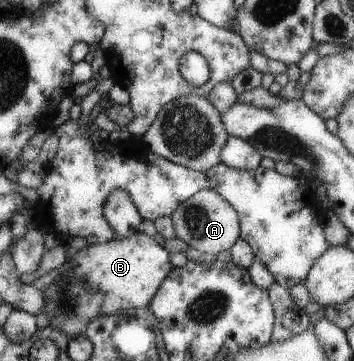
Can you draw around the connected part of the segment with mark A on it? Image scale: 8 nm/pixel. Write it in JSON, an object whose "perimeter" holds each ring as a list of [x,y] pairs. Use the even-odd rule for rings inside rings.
{"perimeter":[[[199,190],[189,199],[183,200],[169,217],[175,230],[174,237],[181,239],[189,248],[204,254],[215,256],[224,252],[240,237],[241,229],[236,209],[215,190]]]}

